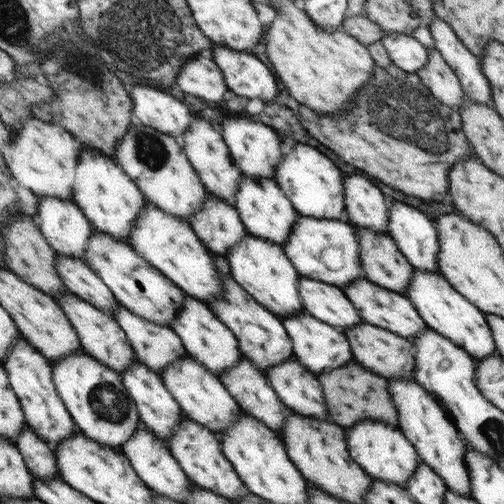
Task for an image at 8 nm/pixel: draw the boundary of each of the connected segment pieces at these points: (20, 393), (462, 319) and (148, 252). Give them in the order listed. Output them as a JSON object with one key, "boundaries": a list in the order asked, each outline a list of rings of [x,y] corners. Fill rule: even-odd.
{"boundaries":[[[[20,337],[15,346],[7,352],[7,359],[3,367],[7,369],[12,389],[23,406],[24,417],[27,418],[27,426],[36,433],[52,449],[64,439],[76,434],[77,428],[71,413],[64,405],[63,398],[59,396],[59,390],[54,383],[54,369],[47,358],[34,345],[24,337]]],[[[414,268],[410,284],[403,295],[414,305],[428,327],[448,337],[454,344],[468,352],[476,362],[496,352],[485,313],[462,296],[444,275]]],[[[148,202],[135,220],[128,243],[148,264],[175,281],[186,294],[206,304],[223,297],[223,282],[217,274],[212,252],[200,240],[190,222],[181,221],[158,205]]]]}

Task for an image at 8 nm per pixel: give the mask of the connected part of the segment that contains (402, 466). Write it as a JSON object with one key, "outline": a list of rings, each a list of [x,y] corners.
{"outline":[[[362,420],[350,427],[347,448],[353,462],[356,462],[372,478],[406,486],[407,480],[420,464],[414,445],[397,428],[386,426],[376,420]]]}

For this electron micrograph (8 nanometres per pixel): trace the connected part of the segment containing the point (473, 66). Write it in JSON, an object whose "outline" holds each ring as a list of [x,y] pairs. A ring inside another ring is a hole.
{"outline":[[[436,16],[428,27],[442,59],[459,76],[463,92],[467,92],[474,102],[487,104],[495,110],[490,83],[484,76],[478,57],[466,49],[444,19]]]}

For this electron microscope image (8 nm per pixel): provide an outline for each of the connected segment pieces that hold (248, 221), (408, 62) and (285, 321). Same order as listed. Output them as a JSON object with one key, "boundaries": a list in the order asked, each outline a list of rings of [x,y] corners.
{"boundaries":[[[[242,174],[240,190],[236,192],[235,209],[248,233],[282,246],[288,240],[293,224],[300,216],[293,204],[278,187],[275,179],[256,178]]],[[[391,32],[383,35],[381,44],[391,62],[403,71],[416,73],[428,62],[428,50],[412,35]]],[[[310,313],[280,318],[288,336],[291,338],[293,354],[300,364],[316,375],[335,369],[354,361],[352,349],[346,335],[330,324],[326,324]]]]}

